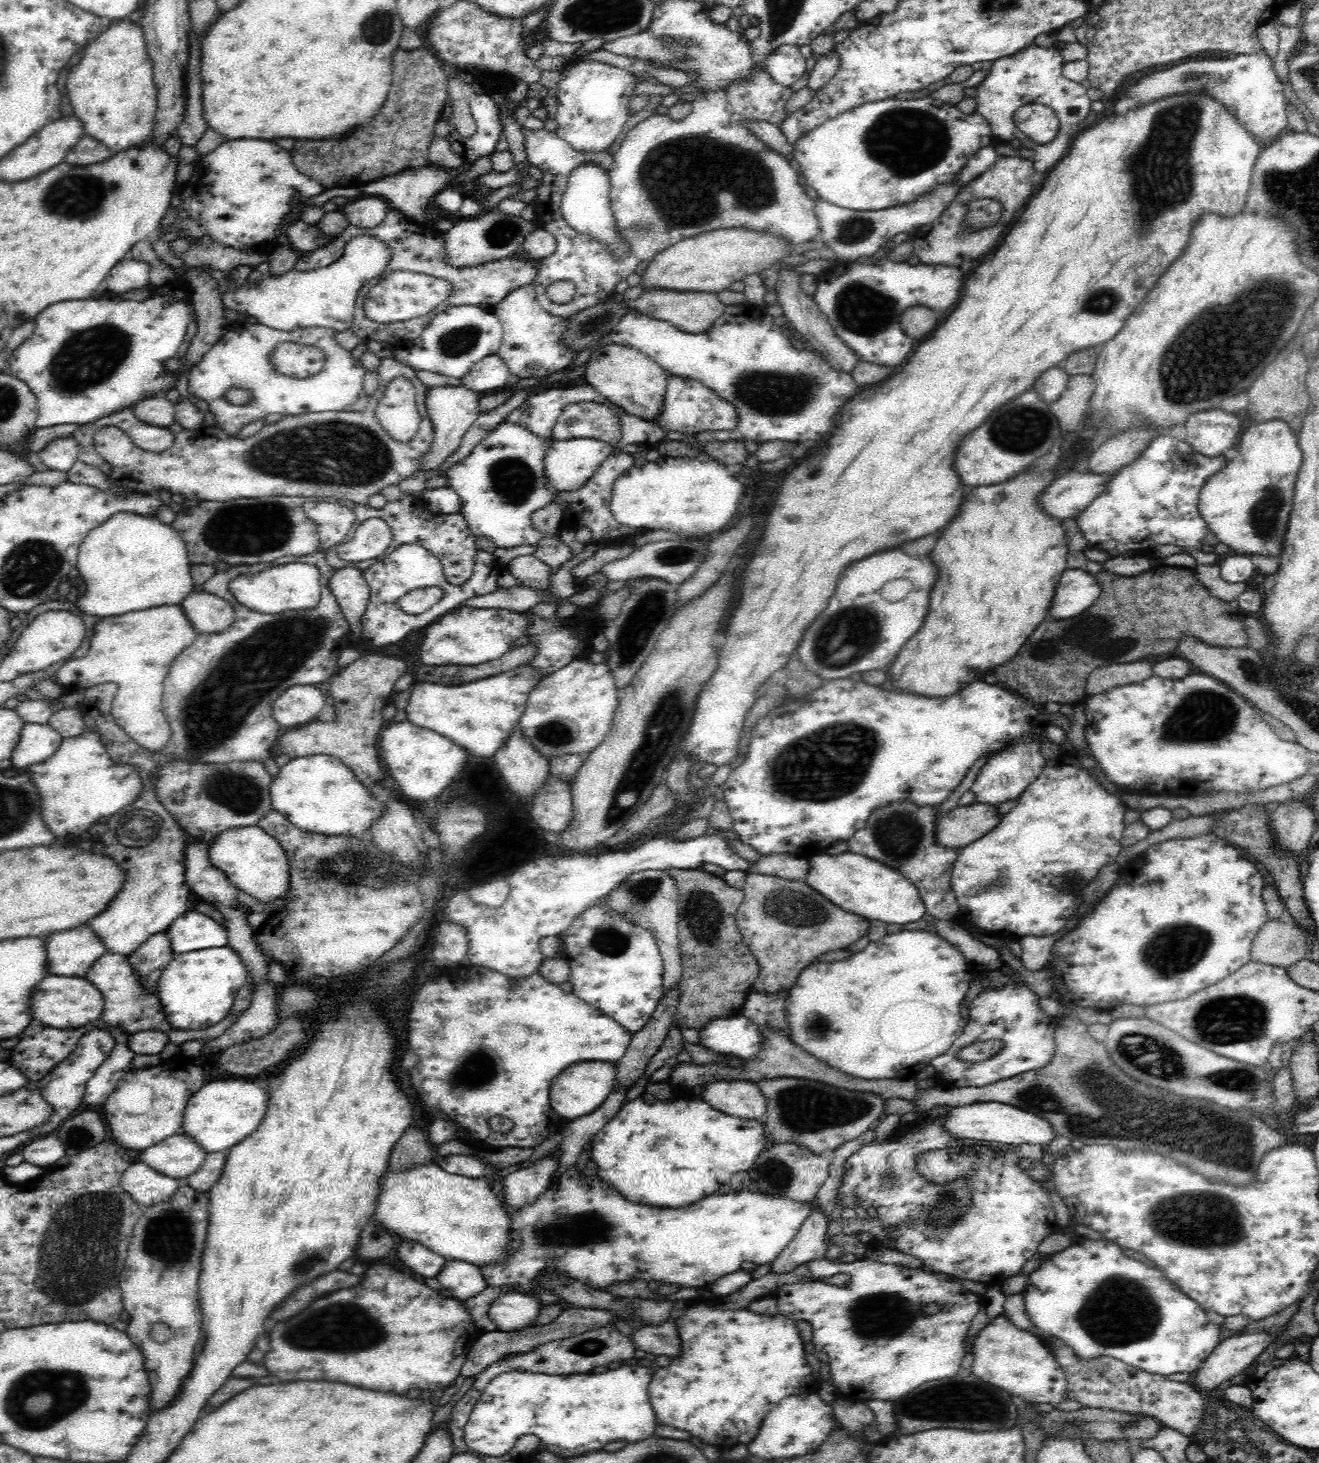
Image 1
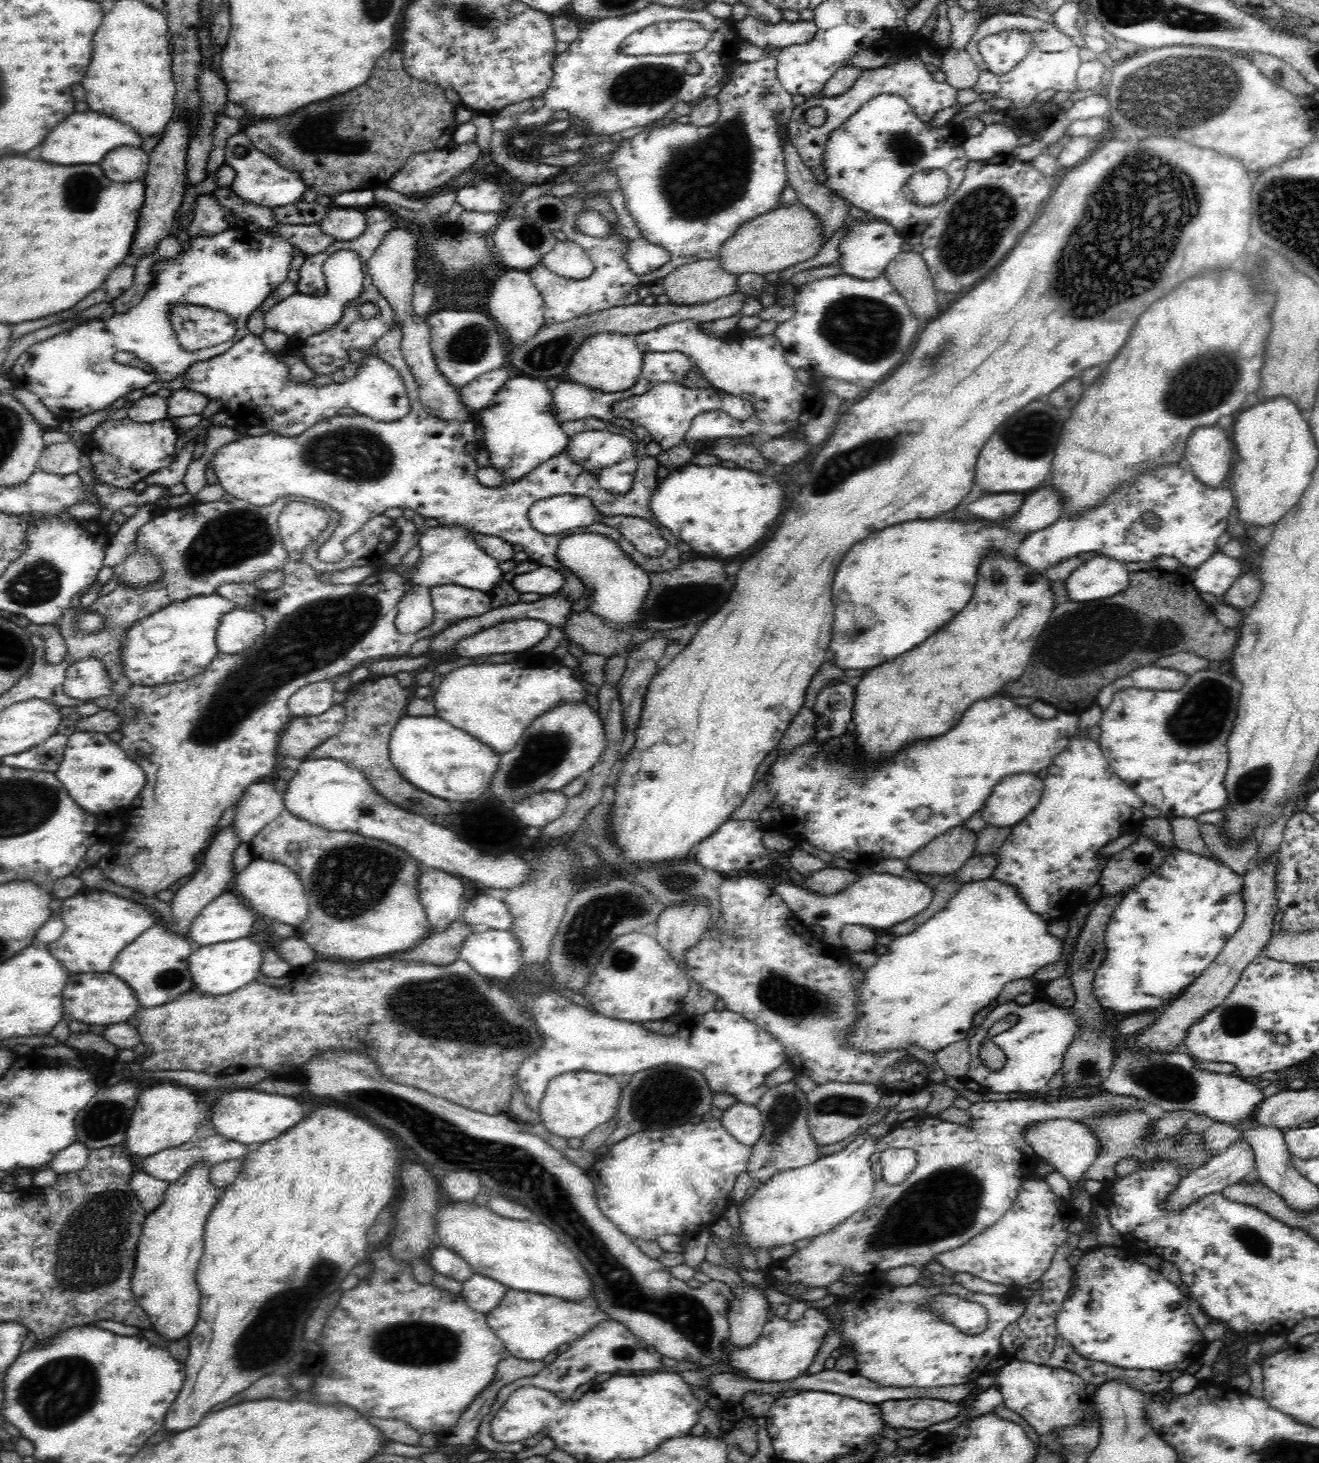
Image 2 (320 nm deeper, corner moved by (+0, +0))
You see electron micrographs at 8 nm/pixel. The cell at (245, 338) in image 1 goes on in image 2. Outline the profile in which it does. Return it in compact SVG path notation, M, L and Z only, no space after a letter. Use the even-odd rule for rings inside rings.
M249 332L224 354L212 357L210 360L192 363L183 374L183 378L186 378L184 386L202 393L210 401L218 400L221 402L222 410L231 414L237 421L237 425L266 426L269 431L282 436L298 436L316 422L340 414L343 408L356 410L358 415L368 416L374 421L383 423L400 420L410 412L411 404L401 374L378 355L371 355L369 352L357 355L358 368L354 377L342 384L332 383L323 387L316 387L312 383L290 381L285 361L278 362L275 352L266 349L262 339Z

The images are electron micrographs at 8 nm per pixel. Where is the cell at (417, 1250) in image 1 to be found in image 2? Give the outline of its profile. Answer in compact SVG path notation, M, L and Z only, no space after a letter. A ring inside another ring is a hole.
M436 1245L432 1249L432 1258L428 1266L431 1270L462 1283L476 1273L475 1268L447 1246Z

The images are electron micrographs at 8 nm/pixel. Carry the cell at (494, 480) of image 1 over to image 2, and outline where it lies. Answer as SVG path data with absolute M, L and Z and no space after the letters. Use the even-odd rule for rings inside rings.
M527 376L508 378L486 408L480 410L475 420L484 431L482 444L490 453L490 465L502 472L509 482L521 480L540 464L556 456L569 442L560 428L553 410L550 388L552 382L542 382Z

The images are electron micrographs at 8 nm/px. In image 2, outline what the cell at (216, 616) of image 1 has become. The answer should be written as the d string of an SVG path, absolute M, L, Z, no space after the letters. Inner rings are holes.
M250 608L232 609L217 630L218 652L233 655L251 647L266 630L265 618Z

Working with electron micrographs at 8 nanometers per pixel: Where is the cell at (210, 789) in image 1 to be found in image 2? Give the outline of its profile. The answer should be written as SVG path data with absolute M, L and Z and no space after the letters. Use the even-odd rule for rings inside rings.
M260 780L246 788L237 802L236 816L233 820L233 829L242 843L250 844L268 823L276 820L285 809L283 796L275 789L273 781Z

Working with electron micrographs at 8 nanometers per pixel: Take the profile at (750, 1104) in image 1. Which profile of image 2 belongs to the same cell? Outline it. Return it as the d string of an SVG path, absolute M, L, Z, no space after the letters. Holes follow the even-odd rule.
M736 1103L727 1108L720 1119L724 1128L736 1141L748 1149L760 1140L764 1130L763 1116L756 1106Z

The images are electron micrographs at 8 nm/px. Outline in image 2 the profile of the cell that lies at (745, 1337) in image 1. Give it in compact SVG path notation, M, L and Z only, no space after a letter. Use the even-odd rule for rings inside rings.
M814 1307L808 1308L799 1320L788 1321L773 1317L764 1325L762 1334L752 1346L741 1349L732 1346L726 1354L726 1362L738 1370L744 1370L745 1378L752 1380L762 1380L762 1382L794 1380L804 1375L815 1361L818 1349L825 1341L828 1330L828 1318Z

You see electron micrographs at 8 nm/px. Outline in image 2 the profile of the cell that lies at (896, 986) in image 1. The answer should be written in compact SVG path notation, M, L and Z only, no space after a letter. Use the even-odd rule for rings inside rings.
M995 878L964 883L944 908L914 932L888 938L894 940L890 954L880 956L878 964L865 972L858 1007L860 1020L853 1028L851 1044L858 1050L875 1052L918 1044L928 1052L937 1052L966 1038L974 1015L994 1001L1008 982L1031 978L1041 968L1062 962L1065 940L1049 933L1046 925L1020 898L1015 886Z

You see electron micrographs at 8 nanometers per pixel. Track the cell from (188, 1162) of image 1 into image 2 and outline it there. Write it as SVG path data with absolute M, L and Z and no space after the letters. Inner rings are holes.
M205 1133L173 1149L166 1149L144 1160L144 1171L158 1180L170 1183L178 1180L194 1162L206 1158L210 1164L220 1164L228 1160L244 1158L249 1152L249 1145L235 1140L228 1140L218 1133Z

